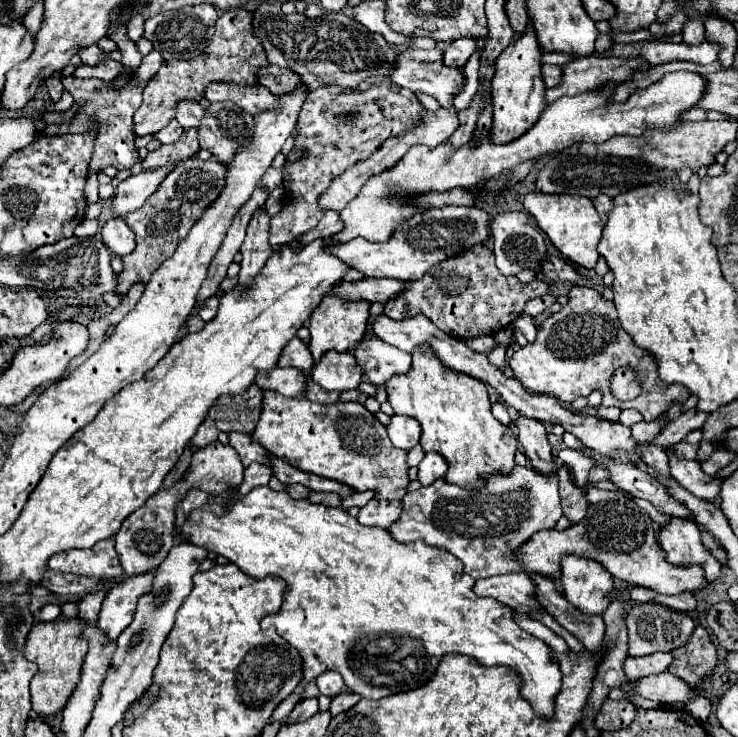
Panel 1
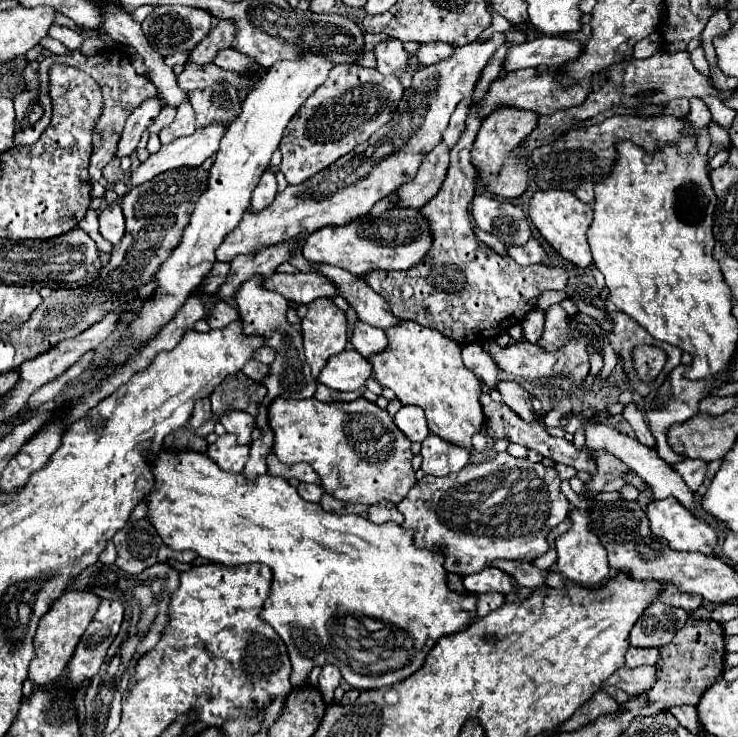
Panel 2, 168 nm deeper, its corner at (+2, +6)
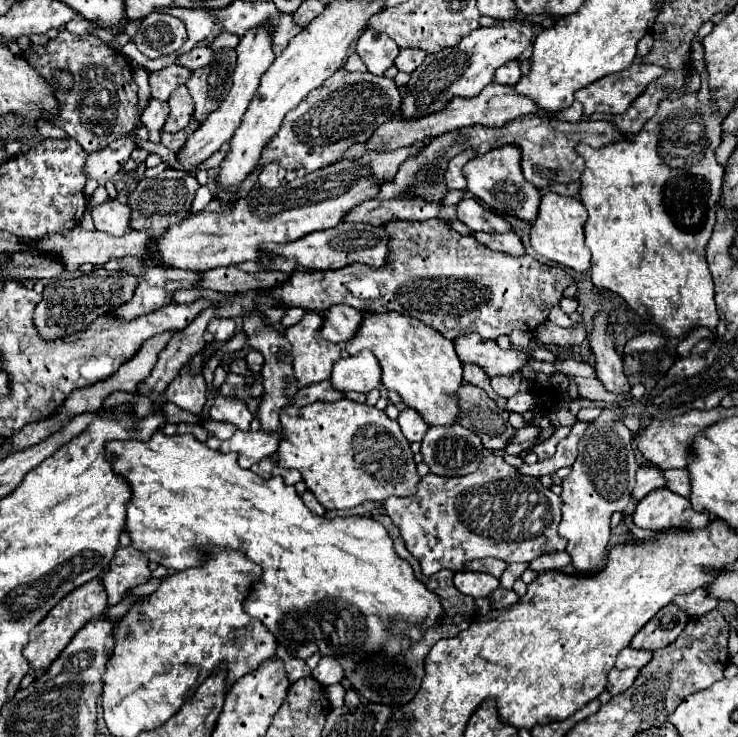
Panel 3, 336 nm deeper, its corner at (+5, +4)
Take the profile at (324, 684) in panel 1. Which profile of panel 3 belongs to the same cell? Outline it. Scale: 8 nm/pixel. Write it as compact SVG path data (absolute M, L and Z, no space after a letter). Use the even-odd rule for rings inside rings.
M322 657L318 667L312 671L312 677L322 685L322 687L328 687L328 685L334 685L334 683L340 683L344 679L344 669L336 663L334 657Z

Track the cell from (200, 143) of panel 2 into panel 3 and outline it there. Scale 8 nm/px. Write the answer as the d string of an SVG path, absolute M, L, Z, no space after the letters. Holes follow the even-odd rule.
M256 27L256 29L250 29L242 41L238 43L236 47L236 53L238 53L238 61L236 61L236 69L234 69L234 85L228 93L228 97L224 99L224 103L212 113L208 115L208 119L204 119L200 123L200 127L186 139L184 147L180 147L180 151L176 153L176 159L180 163L180 167L184 171L194 171L198 165L202 165L208 157L212 157L216 151L220 151L220 147L224 143L230 141L232 137L232 131L240 125L240 119L248 107L248 103L252 101L254 93L256 93L256 87L260 85L260 77L264 75L264 71L272 65L274 61L274 53L272 53L272 41L270 41L270 31L272 27Z

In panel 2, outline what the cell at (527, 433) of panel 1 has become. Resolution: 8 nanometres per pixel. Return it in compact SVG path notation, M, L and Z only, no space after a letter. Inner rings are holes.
M499 381L497 389L503 395L503 403L507 407L511 407L523 421L527 421L527 423L537 421L535 411L531 407L531 395L523 385L519 385L515 381Z

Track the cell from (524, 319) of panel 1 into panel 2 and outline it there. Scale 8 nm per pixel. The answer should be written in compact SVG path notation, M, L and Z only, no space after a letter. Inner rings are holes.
M551 305L545 313L545 331L543 337L539 339L539 345L549 351L549 349L559 349L565 341L571 339L569 327L567 327L567 313L563 311L561 305Z

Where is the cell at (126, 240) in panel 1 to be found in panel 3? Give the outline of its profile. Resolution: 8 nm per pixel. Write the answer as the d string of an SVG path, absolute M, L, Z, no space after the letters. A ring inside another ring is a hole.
M108 199L96 207L90 207L94 227L108 235L124 235L128 231L130 207L120 203L118 199Z

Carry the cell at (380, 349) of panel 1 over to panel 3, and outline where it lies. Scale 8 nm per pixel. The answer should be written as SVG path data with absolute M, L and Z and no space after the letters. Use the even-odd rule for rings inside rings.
M332 305L324 313L322 337L332 343L344 343L352 339L356 329L360 329L362 313L348 305Z

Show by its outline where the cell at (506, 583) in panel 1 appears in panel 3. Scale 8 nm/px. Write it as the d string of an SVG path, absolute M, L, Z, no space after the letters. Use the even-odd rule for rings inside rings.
M460 571L454 575L454 585L464 595L478 599L478 597L490 597L500 587L500 581L488 573Z

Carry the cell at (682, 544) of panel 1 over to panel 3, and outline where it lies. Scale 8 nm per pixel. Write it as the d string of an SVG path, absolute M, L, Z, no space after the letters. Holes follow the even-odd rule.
M656 489L648 493L638 503L632 519L640 529L648 529L654 533L668 529L696 531L708 527L710 523L710 515L692 511L688 499L672 493L670 489Z

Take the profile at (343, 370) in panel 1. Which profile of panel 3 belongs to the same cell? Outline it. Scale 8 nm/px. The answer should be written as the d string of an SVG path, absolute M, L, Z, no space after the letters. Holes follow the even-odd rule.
M360 351L356 357L342 357L334 363L330 383L338 391L368 393L380 385L380 365L370 351Z

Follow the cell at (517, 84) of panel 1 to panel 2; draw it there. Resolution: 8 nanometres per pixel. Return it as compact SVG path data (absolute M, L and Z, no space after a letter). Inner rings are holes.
M497 109L497 113L491 113L491 117L487 117L481 123L475 145L471 149L471 163L475 165L477 177L481 179L483 187L489 193L499 195L503 199L517 199L529 189L529 175L527 175L529 159L515 155L513 151L531 135L535 127L537 127L537 115L521 109Z

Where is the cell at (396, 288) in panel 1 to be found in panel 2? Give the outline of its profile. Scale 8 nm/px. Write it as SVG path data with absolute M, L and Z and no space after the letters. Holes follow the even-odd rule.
M273 273L271 277L263 277L263 287L269 291L281 293L289 303L311 303L319 297L337 295L335 285L327 281L325 277L319 277L319 273Z

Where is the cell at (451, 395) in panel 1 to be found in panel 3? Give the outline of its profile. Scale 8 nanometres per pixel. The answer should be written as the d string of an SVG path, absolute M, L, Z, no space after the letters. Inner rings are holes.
M396 311L366 315L360 331L346 343L350 355L370 349L382 367L382 385L396 391L402 403L420 413L428 425L452 425L460 413L456 391L462 385L462 363L454 351L454 343L444 339L436 329L414 317Z

